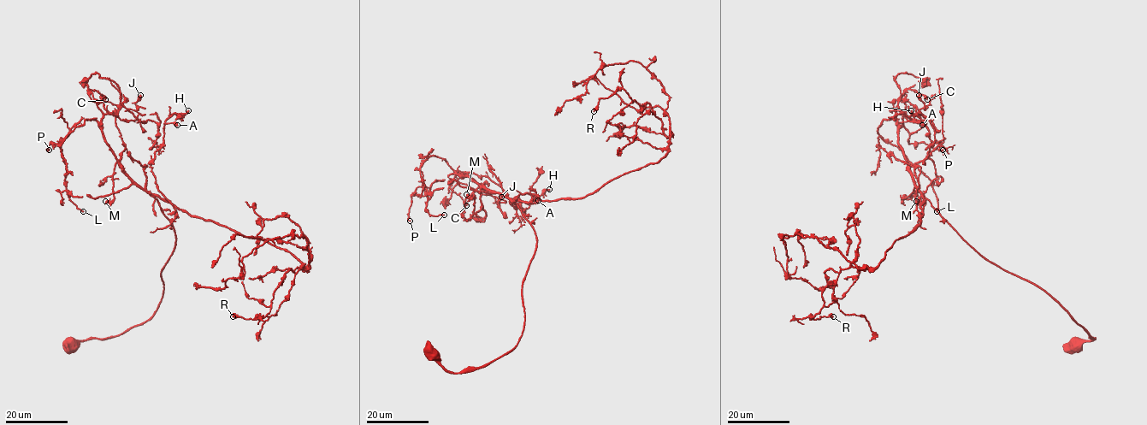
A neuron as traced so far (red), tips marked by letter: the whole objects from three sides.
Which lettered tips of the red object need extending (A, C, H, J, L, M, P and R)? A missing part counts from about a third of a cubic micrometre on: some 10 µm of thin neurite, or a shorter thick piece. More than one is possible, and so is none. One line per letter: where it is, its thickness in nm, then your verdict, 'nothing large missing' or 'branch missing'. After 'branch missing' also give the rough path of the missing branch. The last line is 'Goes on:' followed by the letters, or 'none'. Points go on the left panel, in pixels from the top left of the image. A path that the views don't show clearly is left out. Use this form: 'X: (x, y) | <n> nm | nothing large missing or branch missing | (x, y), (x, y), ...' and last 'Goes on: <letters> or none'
A: (177, 125) | 550 nm | nothing large missing
C: (105, 99) | 360 nm | nothing large missing
H: (188, 110) | 380 nm | nothing large missing
J: (140, 95) | 550 nm | nothing large missing
L: (83, 211) | 190 nm | nothing large missing
M: (105, 201) | 440 nm | nothing large missing
P: (49, 150) | 200 nm | nothing large missing
R: (233, 316) | 400 nm | nothing large missing
Goes on: none

